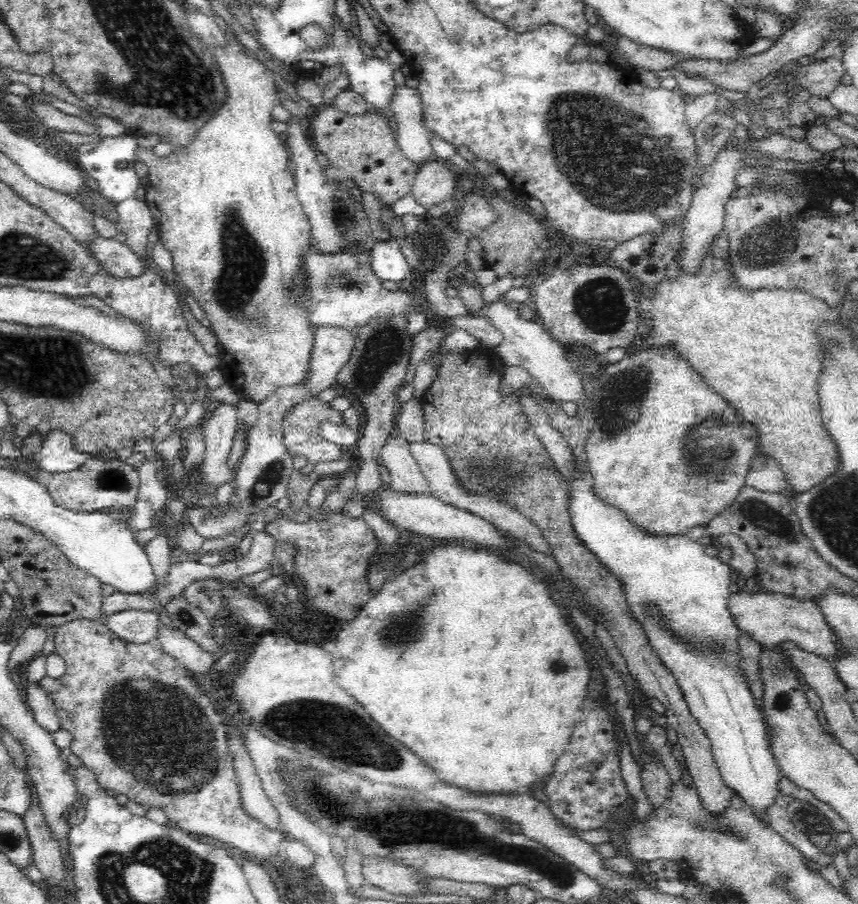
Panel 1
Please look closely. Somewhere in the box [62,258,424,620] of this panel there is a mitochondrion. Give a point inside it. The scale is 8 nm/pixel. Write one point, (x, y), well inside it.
(385, 346)

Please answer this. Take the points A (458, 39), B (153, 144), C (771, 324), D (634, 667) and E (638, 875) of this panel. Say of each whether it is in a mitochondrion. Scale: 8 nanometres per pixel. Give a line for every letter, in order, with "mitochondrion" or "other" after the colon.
A: mitochondrion
B: other
C: other
D: other
E: other

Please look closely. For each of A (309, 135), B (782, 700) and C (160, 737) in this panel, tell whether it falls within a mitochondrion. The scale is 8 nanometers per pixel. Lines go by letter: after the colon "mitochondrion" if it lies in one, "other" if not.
A: other
B: mitochondrion
C: mitochondrion

